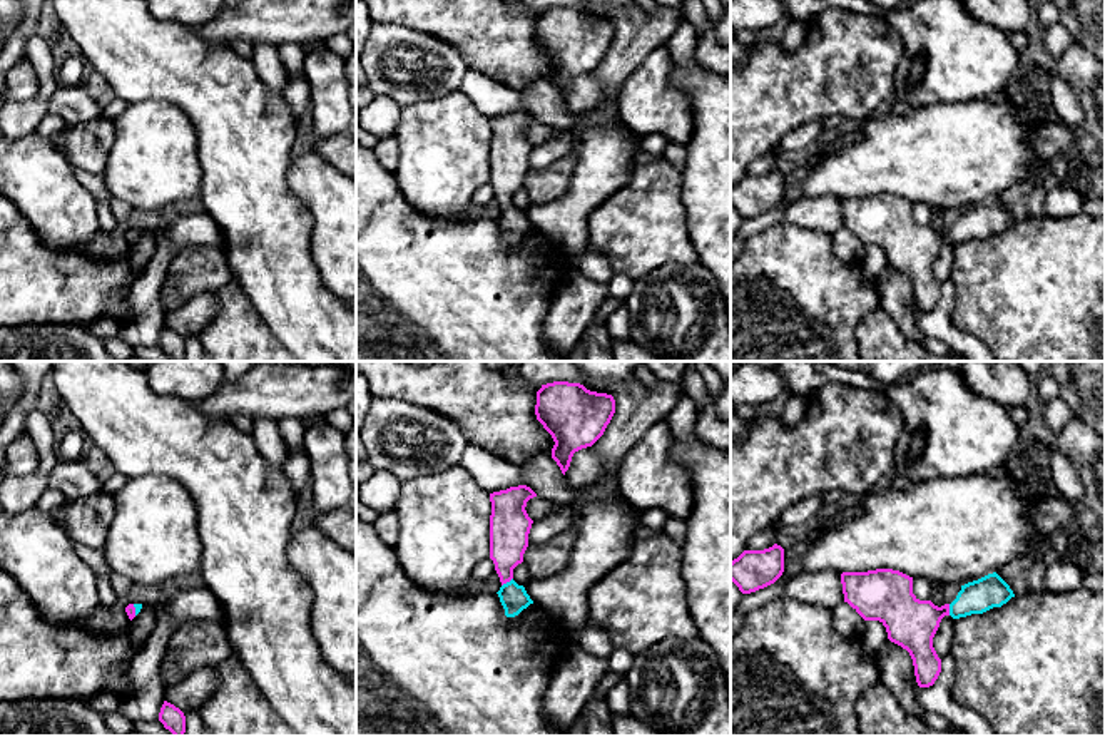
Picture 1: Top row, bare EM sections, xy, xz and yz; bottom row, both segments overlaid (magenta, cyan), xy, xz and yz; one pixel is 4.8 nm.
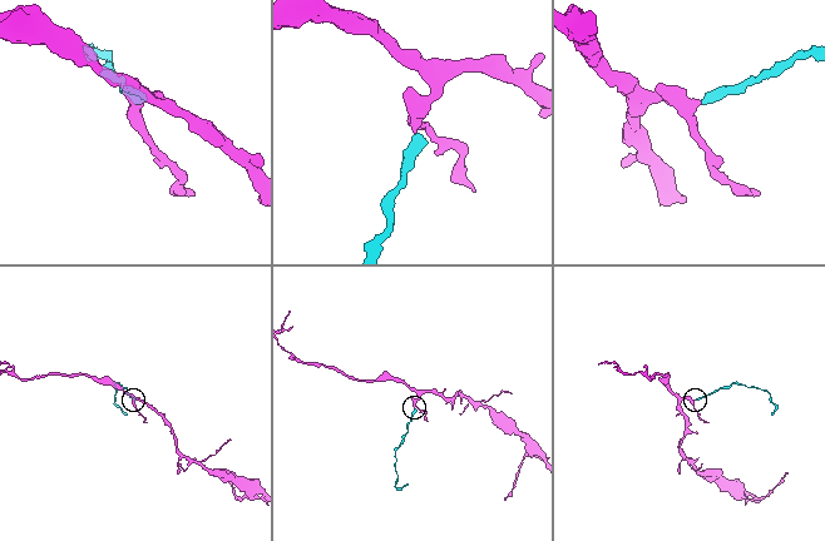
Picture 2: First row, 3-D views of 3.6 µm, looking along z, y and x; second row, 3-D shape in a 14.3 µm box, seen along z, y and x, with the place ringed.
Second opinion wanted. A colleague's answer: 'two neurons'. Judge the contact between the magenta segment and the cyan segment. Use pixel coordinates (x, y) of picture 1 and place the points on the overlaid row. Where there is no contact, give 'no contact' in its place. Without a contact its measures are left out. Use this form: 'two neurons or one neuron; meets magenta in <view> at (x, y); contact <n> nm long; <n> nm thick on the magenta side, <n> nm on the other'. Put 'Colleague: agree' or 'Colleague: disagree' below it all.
one neuron; meets magenta in xz at (507, 581); contact 70 nm long; 190 nm thick on the magenta side, 140 nm on the other
Colleague: disagree

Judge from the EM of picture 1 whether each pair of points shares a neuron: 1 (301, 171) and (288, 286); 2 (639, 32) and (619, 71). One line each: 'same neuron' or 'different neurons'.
1: different neurons
2: same neuron

